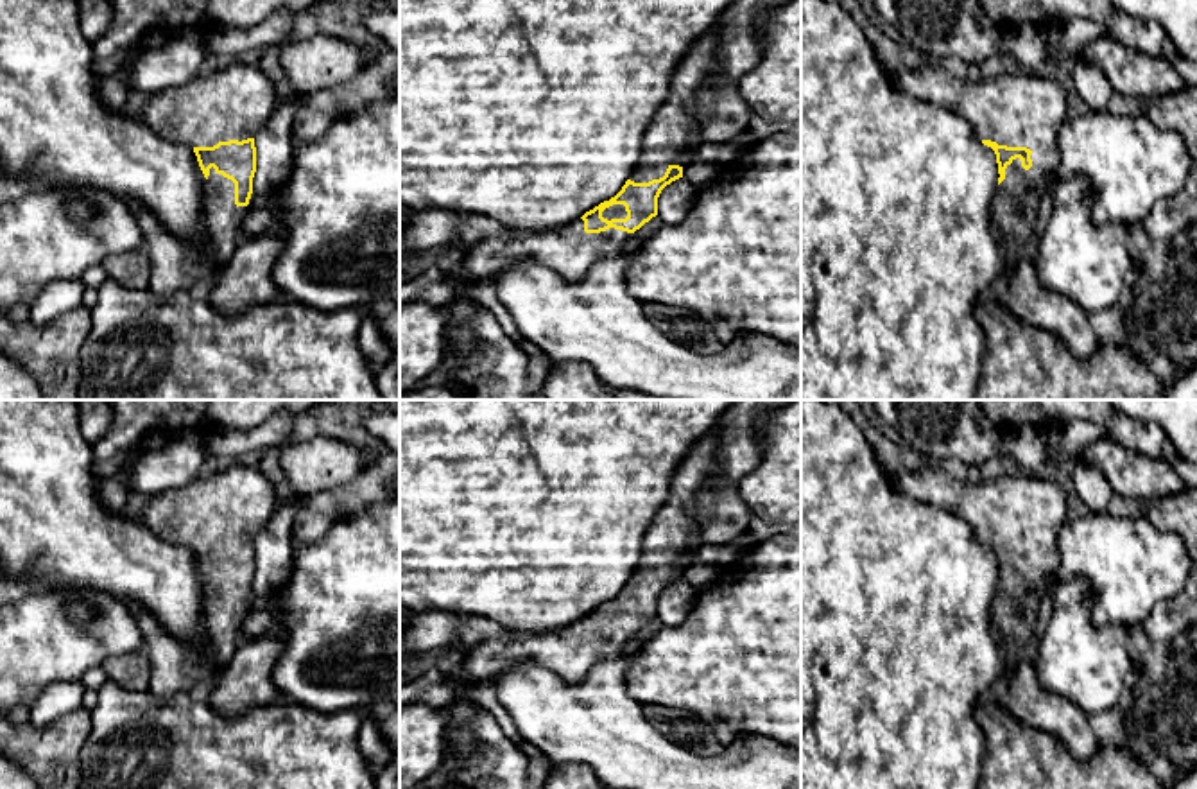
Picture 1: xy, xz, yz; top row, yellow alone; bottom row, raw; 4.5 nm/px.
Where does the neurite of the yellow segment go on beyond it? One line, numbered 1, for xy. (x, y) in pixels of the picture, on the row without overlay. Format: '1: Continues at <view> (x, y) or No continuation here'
1: Continues at xy (235, 504)

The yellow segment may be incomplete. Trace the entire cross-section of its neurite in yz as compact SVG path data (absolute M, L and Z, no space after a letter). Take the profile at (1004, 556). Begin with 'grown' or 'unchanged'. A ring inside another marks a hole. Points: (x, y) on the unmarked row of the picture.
grown; M935 463L917 472L891 473L891 482L905 495L962 518L973 529L977 540L995 552L1000 579L993 601L993 626L1003 646L1003 676L1012 676L1032 637L1038 610L1046 601L1052 586L1050 577L1059 568L1059 531L1068 522L1066 493L1059 482L1029 472L1000 473L971 484L957 468Z

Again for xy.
grown; M233 463L226 470L149 497L142 522L158 536L194 551L204 576L206 647L179 644L145 610L136 610L143 649L151 662L149 692L186 694L213 678L233 656L242 640L242 622L251 613L253 579L256 574L256 534L269 524L278 506L274 486L254 468Z

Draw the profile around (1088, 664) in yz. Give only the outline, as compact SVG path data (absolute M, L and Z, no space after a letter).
M1086 579L1059 581L1046 594L1050 622L1034 662L1039 685L1086 715L1116 708L1140 669L1125 624L1095 624L1095 595Z

